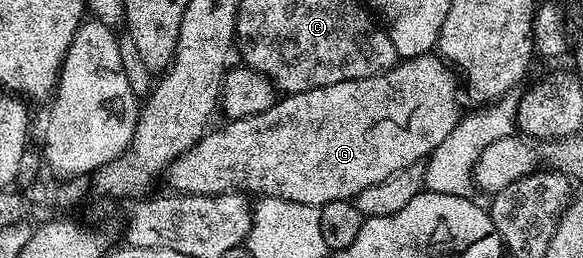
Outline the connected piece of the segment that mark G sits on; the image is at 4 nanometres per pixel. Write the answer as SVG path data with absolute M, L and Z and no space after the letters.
M429 52L417 58L406 58L397 61L382 74L366 76L358 80L342 80L338 84L330 84L322 88L310 88L306 92L297 94L284 94L266 112L258 112L249 118L233 118L221 130L213 129L197 140L184 154L177 156L168 165L166 179L172 185L171 189L178 194L227 194L229 192L247 192L249 195L263 196L266 198L281 198L290 200L294 204L310 204L314 207L322 207L334 200L352 200L362 188L370 188L370 184L378 184L378 180L386 180L386 176L394 176L394 172L402 172L410 168L416 162L424 162L430 154L438 148L442 142L453 132L456 123L462 117L460 102L456 99L456 86L458 90L458 78L453 67L445 59Z

